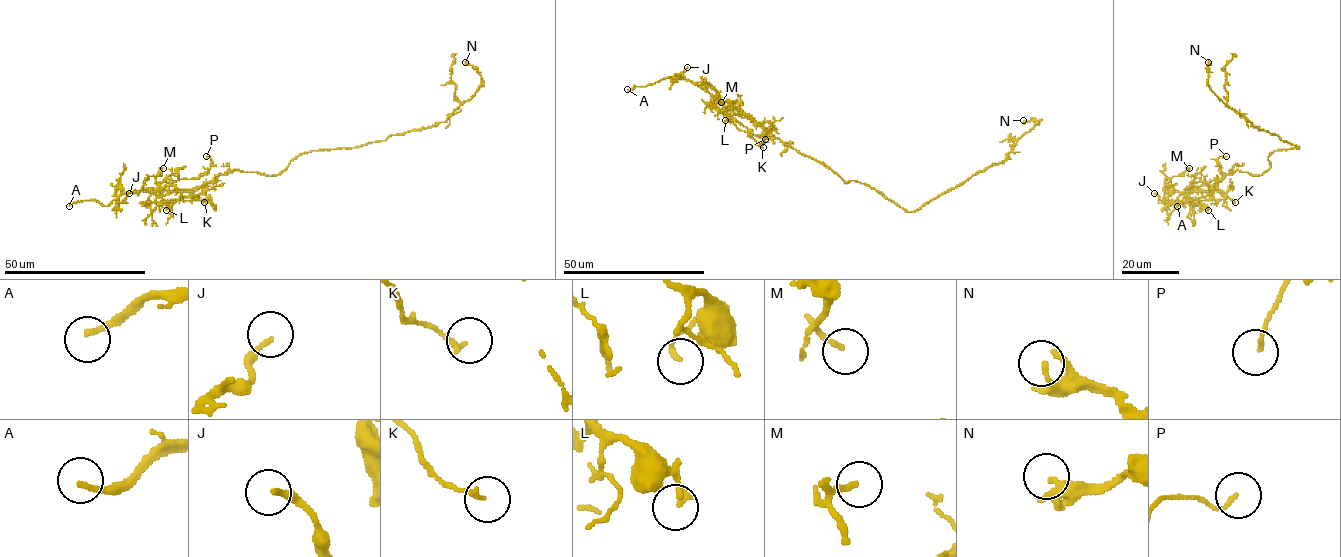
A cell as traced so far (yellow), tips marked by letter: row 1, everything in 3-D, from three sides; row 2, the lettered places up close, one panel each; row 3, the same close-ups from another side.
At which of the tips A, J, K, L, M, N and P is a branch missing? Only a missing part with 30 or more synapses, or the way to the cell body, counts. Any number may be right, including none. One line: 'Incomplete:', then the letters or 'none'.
Incomplete: A

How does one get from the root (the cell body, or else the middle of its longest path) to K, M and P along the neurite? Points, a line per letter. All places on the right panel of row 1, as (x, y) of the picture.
K: (1268, 159), (1270, 167), (1260, 175), (1236, 170), (1209, 191), (1186, 196), (1186, 191), (1215, 189), (1235, 202)
M: (1268, 159), (1270, 167), (1260, 175), (1236, 170), (1210, 190), (1186, 196), (1173, 188), (1171, 179), (1189, 168)
P: (1268, 159), (1260, 175), (1236, 170), (1210, 190), (1186, 196), (1192, 183), (1221, 178), (1216, 161), (1226, 156)

